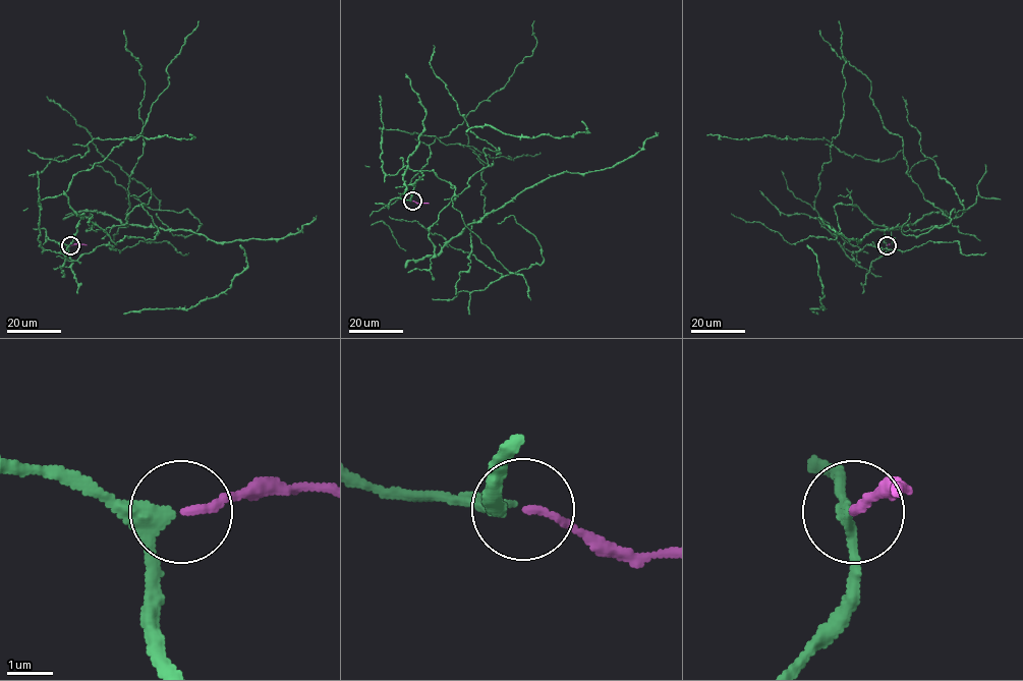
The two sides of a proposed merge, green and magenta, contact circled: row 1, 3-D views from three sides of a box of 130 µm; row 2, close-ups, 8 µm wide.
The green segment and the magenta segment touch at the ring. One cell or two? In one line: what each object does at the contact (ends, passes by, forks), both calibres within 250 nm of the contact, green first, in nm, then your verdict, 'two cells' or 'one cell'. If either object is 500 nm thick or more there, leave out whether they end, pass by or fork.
green passes by; magenta ends there; 240 nm thick on the green side, 150 nm on the other; one cell

